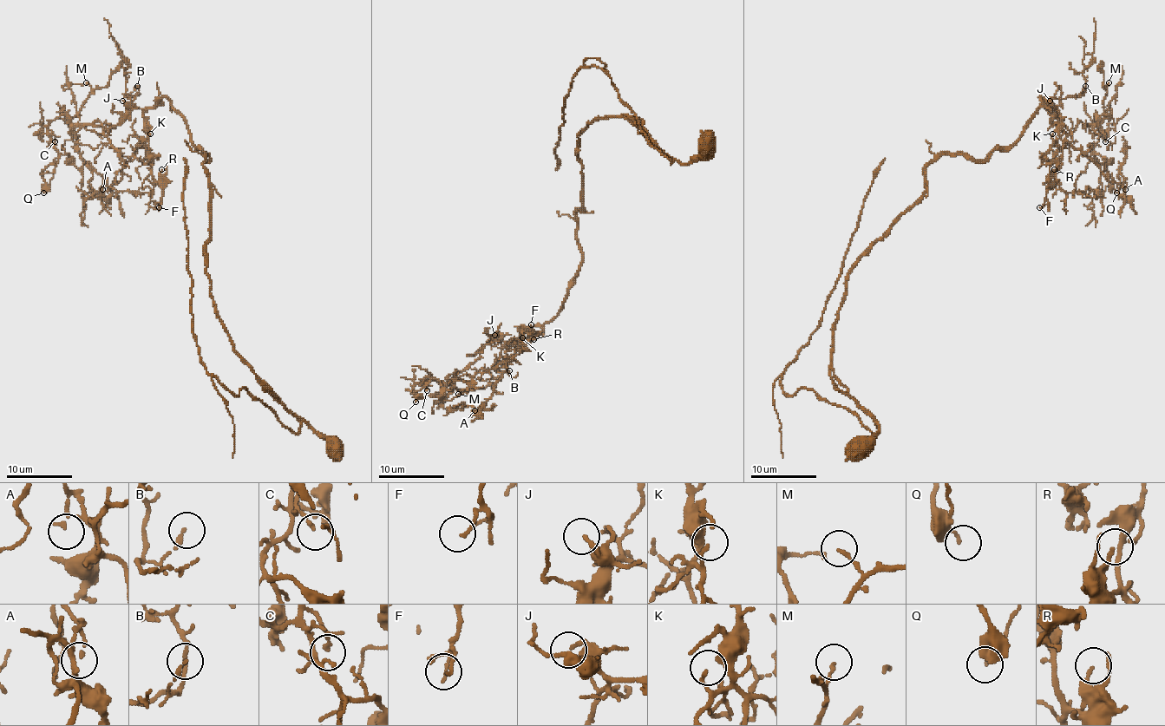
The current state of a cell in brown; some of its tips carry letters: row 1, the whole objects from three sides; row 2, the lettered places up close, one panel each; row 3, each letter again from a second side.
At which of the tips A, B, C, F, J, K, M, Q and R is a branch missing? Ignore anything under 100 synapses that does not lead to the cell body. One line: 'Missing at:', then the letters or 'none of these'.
Missing at: none of these

